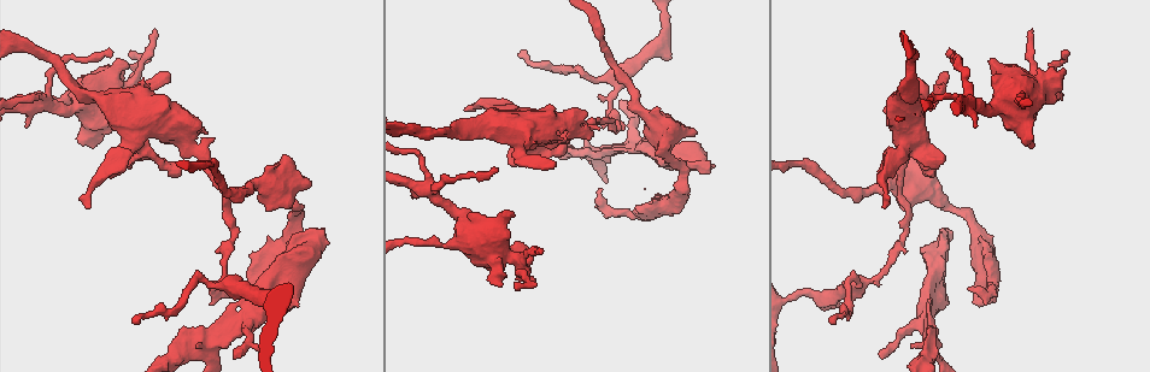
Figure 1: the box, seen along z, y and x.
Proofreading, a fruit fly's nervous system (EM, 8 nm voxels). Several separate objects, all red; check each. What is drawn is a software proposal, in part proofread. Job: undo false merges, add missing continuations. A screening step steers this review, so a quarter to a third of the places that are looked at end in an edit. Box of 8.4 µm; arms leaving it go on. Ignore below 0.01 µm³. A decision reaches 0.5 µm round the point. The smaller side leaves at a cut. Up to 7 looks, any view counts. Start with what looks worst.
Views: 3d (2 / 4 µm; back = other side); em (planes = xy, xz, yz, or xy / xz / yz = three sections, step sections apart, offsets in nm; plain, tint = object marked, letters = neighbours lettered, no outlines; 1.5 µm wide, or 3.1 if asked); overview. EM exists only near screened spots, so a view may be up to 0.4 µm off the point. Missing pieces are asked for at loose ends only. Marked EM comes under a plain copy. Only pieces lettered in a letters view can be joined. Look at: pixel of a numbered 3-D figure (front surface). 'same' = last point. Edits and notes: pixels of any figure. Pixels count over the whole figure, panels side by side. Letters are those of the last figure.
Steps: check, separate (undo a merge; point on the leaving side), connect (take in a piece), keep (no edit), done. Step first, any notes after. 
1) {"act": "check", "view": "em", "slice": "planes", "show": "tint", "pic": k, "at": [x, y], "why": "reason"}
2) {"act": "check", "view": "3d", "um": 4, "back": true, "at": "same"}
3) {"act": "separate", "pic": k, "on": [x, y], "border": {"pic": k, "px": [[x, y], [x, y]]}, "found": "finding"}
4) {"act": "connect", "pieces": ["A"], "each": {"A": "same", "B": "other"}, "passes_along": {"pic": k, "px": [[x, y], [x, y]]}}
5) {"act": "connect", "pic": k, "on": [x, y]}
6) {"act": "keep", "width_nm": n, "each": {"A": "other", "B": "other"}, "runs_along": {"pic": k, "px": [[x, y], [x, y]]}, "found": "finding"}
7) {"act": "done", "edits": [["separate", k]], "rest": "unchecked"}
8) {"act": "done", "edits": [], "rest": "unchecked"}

{"act": "check", "view": "3d", "um": 2, "pic": 1, "at": [600, 189], "why": "branch stops here"}

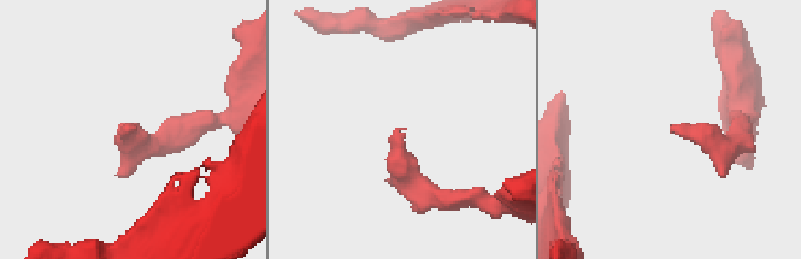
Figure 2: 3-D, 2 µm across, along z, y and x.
{"act": "check", "view": "em", "slice": "planes", "show": "letters", "pic": 2, "at": [135, 124]}

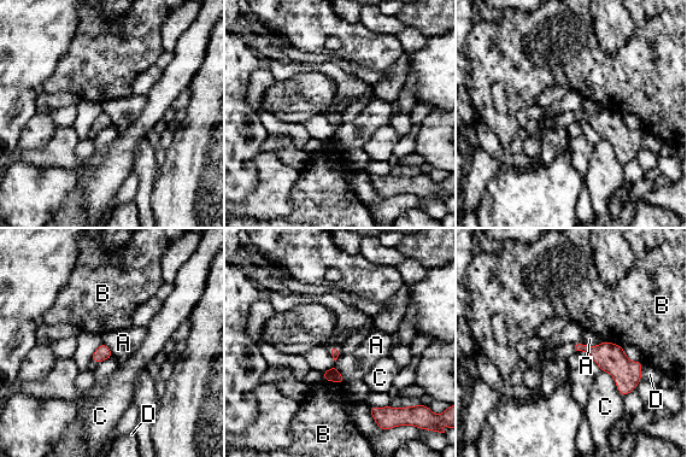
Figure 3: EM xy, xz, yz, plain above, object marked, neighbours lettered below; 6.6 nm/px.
{"act": "keep", "each": {"A": "other", "B": "other", "C": "other", "D": "other"}, "border": {"pic": 3, "px": [[602, 341], [597, 345], [581, 343]]}, "found": "no lettered piece goes on from it"}

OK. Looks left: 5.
{"act": "check", "view": "em", "slice": "yz", "step": 8, "show": "tint", "pic": 1, "at": [708, 172], "why": "free end"}

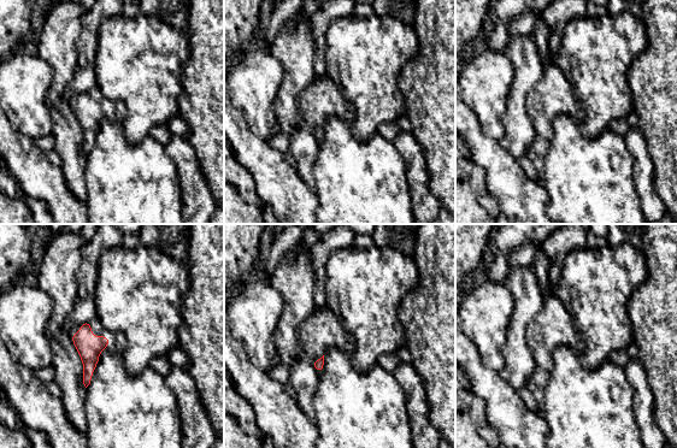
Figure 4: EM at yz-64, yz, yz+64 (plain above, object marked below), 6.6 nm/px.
{"act": "check", "view": "em", "slice": "planes", "show": "letters", "at": "same"}

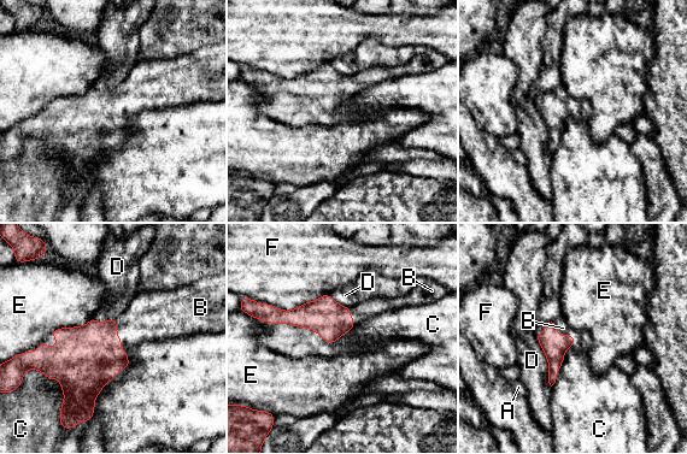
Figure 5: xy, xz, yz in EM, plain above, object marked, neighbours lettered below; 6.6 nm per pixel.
{"act": "connect", "pieces": ["B"], "each": {"A": "other", "B": "same", "C": "other", "D": "other", "E": "other", "F": "other"}, "passes_along": {"pic": 5, "px": [[555, 346], [563, 335], [563, 328]]}, "found": "it goes on there"}

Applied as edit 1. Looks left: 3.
{"act": "check", "view": "overview", "why": "redraw"}

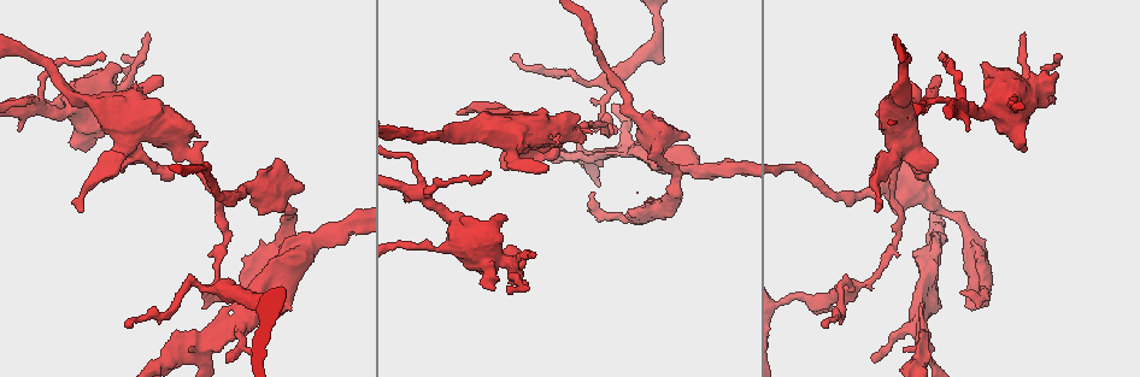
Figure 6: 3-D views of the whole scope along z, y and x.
{"act": "check", "view": "em", "slice": "planes", "show": "letters", "pic": 6, "at": [559, 151], "why": "free end"}

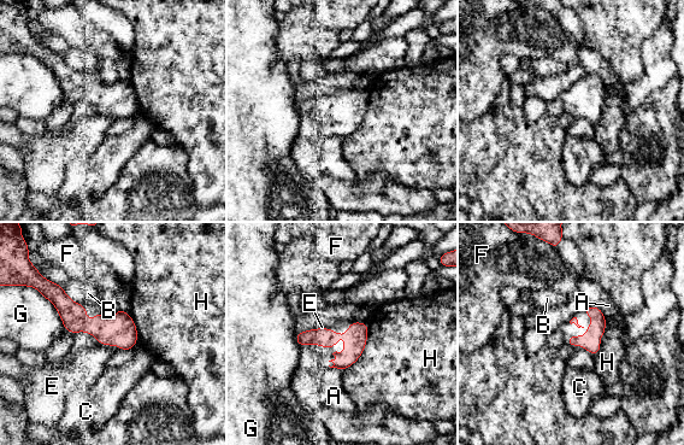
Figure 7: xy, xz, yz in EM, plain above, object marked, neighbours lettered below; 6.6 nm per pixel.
{"act": "keep", "each": {"A": "other", "B": "other", "C": "other", "E": "other", "F": "other", "G": "other", "H": "other"}, "border": {"pic": 7, "px": [[597, 306], [570, 321]]}, "found": "no lettered piece goes on from it"}

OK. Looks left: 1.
{"act": "done", "edits": [["connect", 5]], "rest": "unchecked"}

